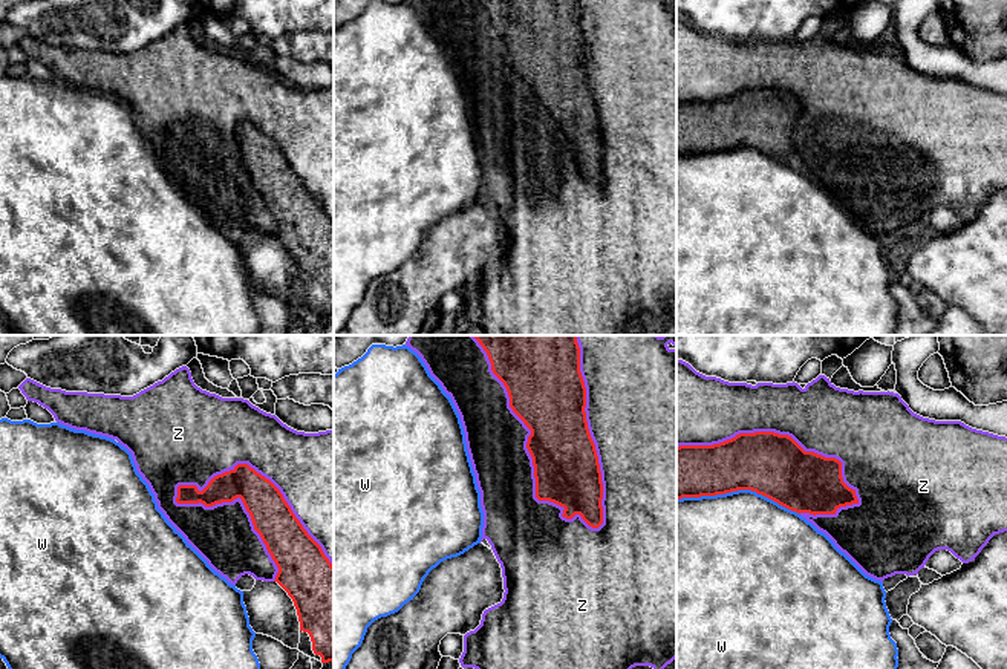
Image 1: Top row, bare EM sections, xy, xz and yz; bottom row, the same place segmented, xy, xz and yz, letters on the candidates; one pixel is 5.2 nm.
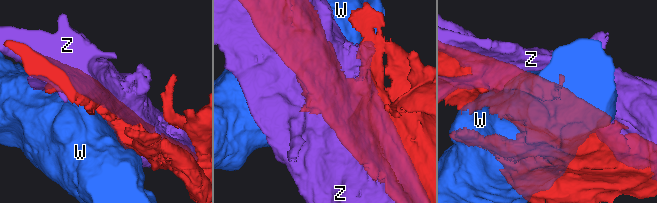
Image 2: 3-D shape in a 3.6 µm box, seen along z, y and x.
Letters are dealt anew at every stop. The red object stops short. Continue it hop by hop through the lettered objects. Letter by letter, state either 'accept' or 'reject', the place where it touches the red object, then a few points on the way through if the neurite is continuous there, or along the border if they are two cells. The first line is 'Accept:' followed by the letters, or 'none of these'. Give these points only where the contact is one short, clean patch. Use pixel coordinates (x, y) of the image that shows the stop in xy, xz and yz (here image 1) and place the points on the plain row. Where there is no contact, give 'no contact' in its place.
Accept: none of these
W: reject; contact yz (738, 146)
Z: reject; contact xz (530, 110)

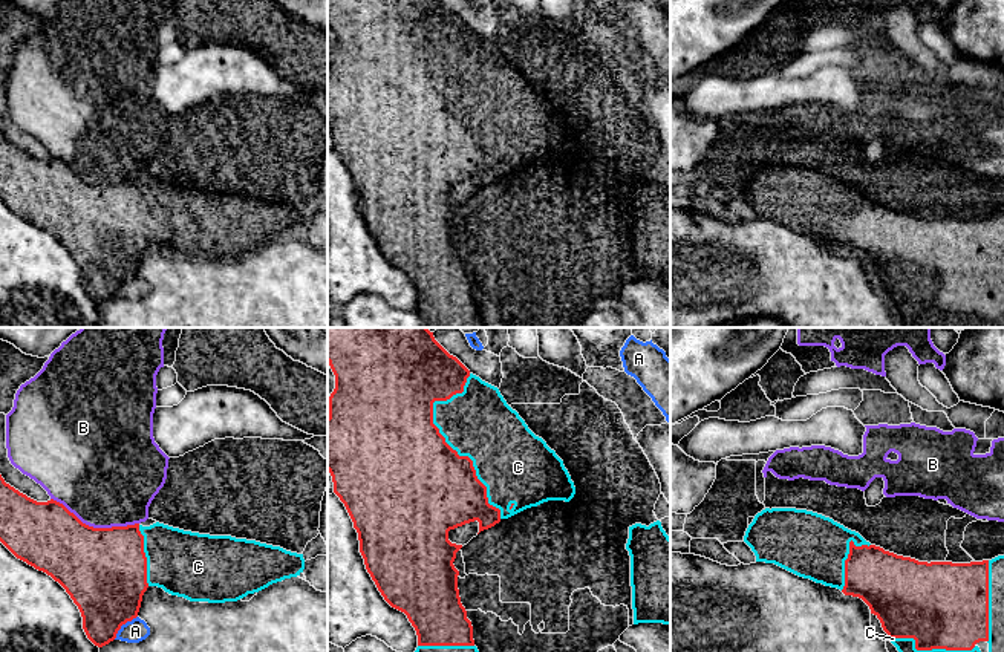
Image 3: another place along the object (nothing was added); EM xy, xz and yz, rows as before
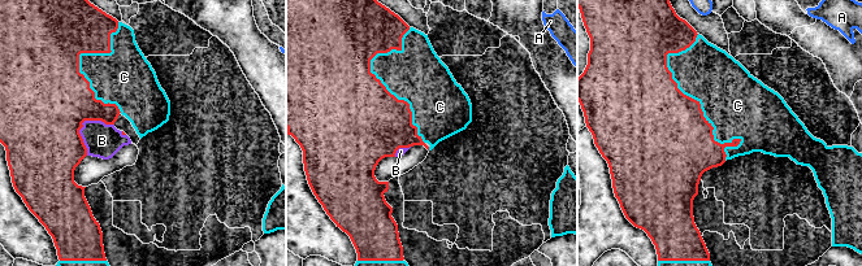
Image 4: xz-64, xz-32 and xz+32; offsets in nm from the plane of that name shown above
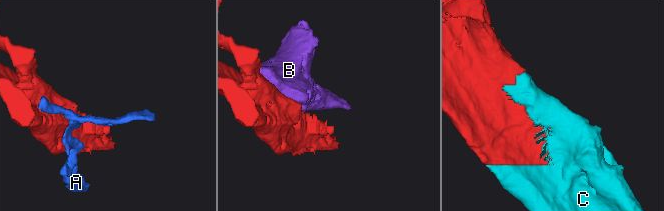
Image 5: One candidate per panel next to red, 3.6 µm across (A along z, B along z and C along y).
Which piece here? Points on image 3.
Accept: C
A: reject; contact xy (123, 280)
B: reject; contact xy (95, 185)
C: accept; contact xz (446, 100)

